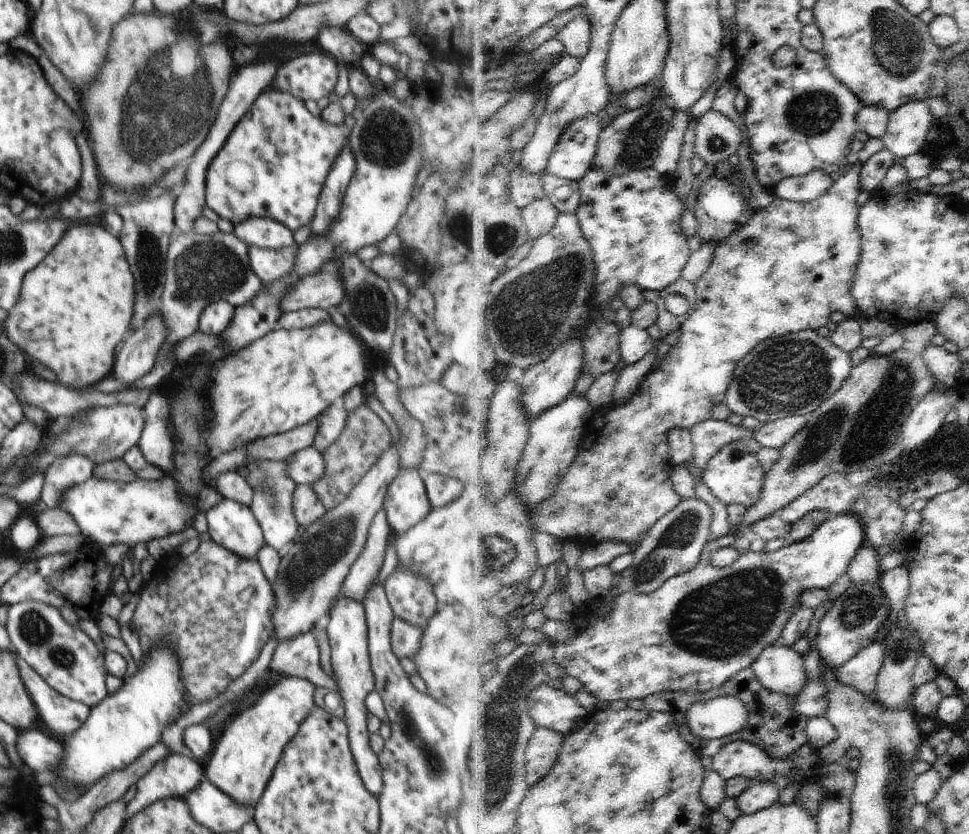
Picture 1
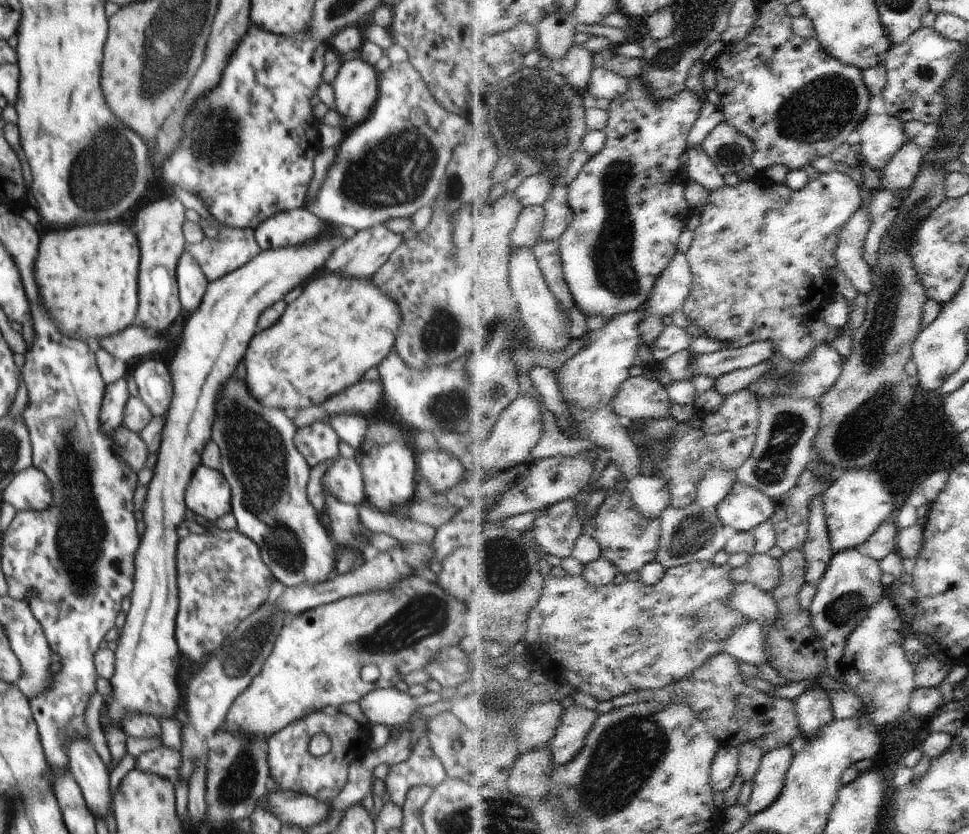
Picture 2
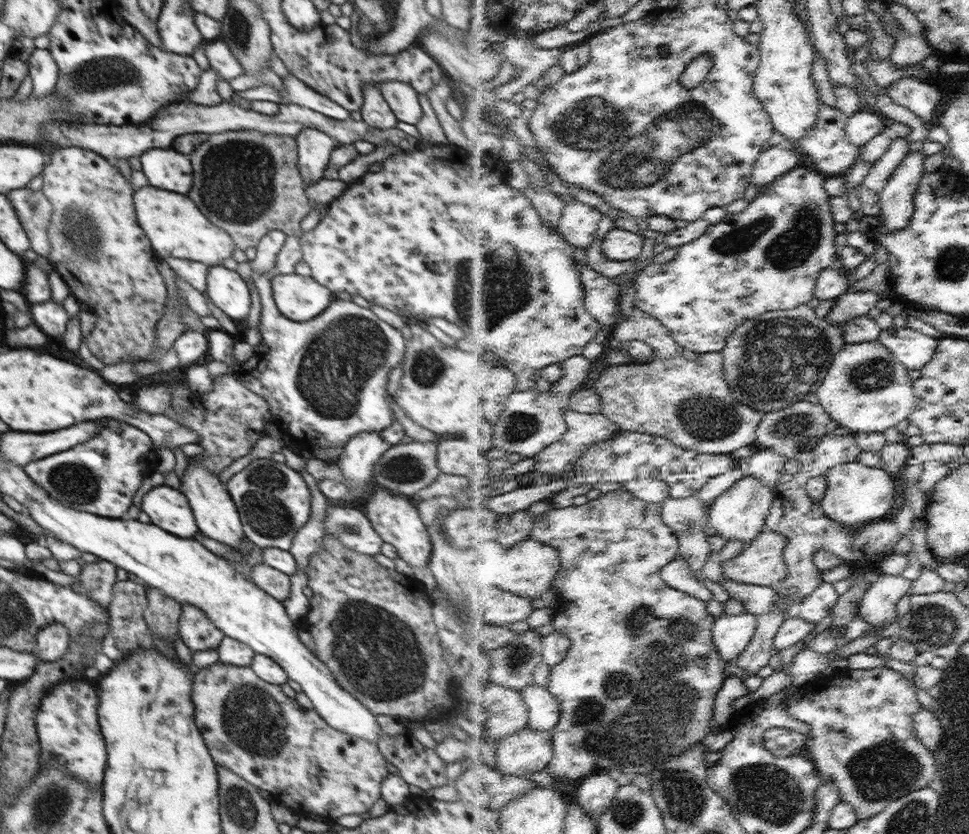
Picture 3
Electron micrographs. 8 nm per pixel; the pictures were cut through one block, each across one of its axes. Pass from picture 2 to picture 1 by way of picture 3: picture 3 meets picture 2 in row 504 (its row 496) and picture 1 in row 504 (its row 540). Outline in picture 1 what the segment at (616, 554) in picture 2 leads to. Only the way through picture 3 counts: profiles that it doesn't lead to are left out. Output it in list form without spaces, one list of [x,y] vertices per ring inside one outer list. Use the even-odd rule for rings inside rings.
[[[855,165],[848,170],[831,191],[813,201],[791,201],[788,199],[776,198],[771,206],[763,208],[753,216],[753,219],[737,230],[725,243],[722,243],[715,251],[715,257],[710,268],[698,280],[697,283],[697,304],[692,318],[684,324],[682,335],[679,341],[672,347],[670,354],[662,361],[659,369],[654,369],[646,377],[645,383],[632,400],[622,403],[603,406],[596,412],[592,426],[604,426],[598,436],[594,436],[594,442],[585,442],[580,449],[579,457],[572,465],[569,473],[565,476],[564,482],[559,486],[557,493],[547,501],[544,501],[534,514],[534,526],[543,533],[550,533],[570,541],[574,538],[586,538],[592,543],[603,543],[606,541],[622,541],[627,543],[642,544],[647,540],[648,533],[655,528],[659,520],[671,513],[682,504],[683,496],[676,490],[673,478],[674,462],[671,449],[671,432],[675,428],[690,429],[698,426],[701,422],[714,418],[714,408],[725,402],[732,383],[735,381],[735,372],[739,364],[750,354],[761,342],[766,339],[778,338],[790,333],[799,333],[808,329],[820,330],[834,321],[832,315],[838,311],[844,311],[849,318],[860,318],[863,316],[859,302],[852,294],[853,286],[856,286],[857,272],[863,256],[863,232],[860,230],[859,218],[862,206],[858,204],[858,198],[863,190],[863,168],[864,165]]]

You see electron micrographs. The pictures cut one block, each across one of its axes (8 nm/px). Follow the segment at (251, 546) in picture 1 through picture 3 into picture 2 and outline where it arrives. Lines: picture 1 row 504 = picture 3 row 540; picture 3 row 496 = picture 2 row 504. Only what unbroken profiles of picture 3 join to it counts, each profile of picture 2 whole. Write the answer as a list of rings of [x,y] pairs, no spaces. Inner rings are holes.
[[[204,464],[196,466],[184,490],[184,504],[188,509],[202,516],[205,522],[214,523],[231,513],[230,498],[230,486],[220,471]]]

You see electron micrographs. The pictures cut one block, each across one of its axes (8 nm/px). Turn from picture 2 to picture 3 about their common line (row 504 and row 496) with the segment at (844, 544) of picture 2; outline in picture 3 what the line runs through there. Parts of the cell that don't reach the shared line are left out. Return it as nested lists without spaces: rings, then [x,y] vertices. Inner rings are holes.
[[[856,463],[842,464],[831,468],[826,474],[828,478],[828,493],[824,500],[823,510],[828,517],[840,521],[844,527],[860,529],[873,520],[882,520],[896,502],[896,482],[886,468],[868,466]]]

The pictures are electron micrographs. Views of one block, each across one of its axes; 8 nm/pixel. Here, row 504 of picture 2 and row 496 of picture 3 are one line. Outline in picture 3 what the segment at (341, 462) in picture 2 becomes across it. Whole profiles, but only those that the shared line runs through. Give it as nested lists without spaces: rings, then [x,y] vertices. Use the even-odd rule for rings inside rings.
[[[380,431],[360,433],[348,439],[336,463],[344,475],[344,484],[352,498],[342,502],[332,501],[329,508],[345,508],[346,503],[357,501],[360,497],[358,490],[364,488],[364,483],[372,478],[374,463],[378,462],[390,447],[391,444],[382,438]]]

